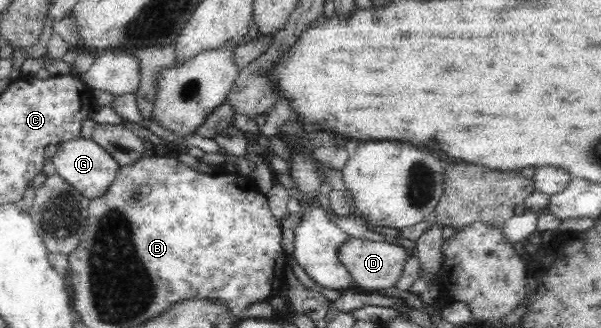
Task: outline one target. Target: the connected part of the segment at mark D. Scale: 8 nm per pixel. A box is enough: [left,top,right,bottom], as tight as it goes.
[338,237,406,292]

